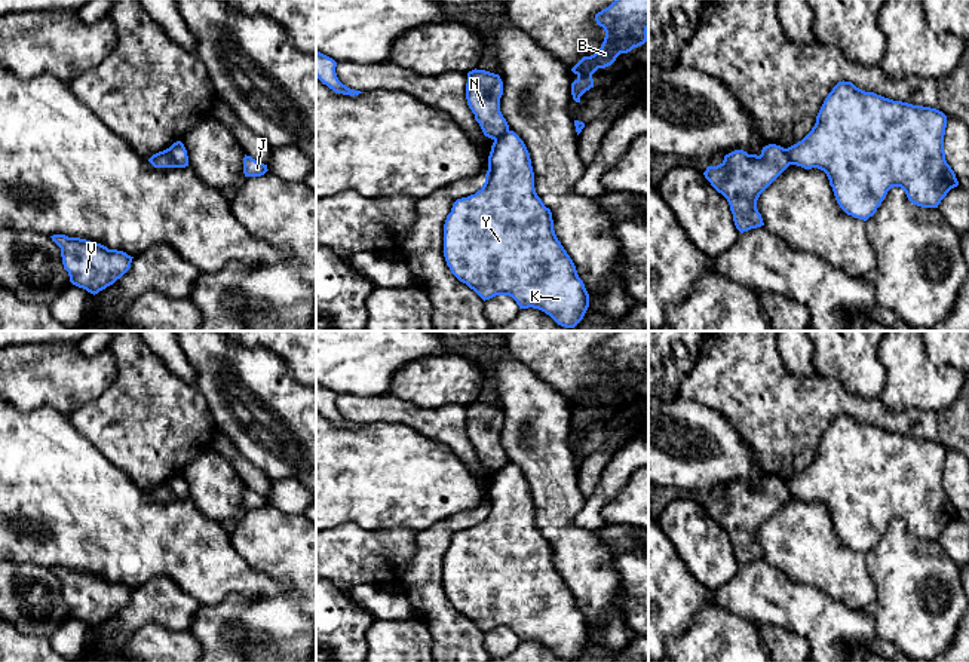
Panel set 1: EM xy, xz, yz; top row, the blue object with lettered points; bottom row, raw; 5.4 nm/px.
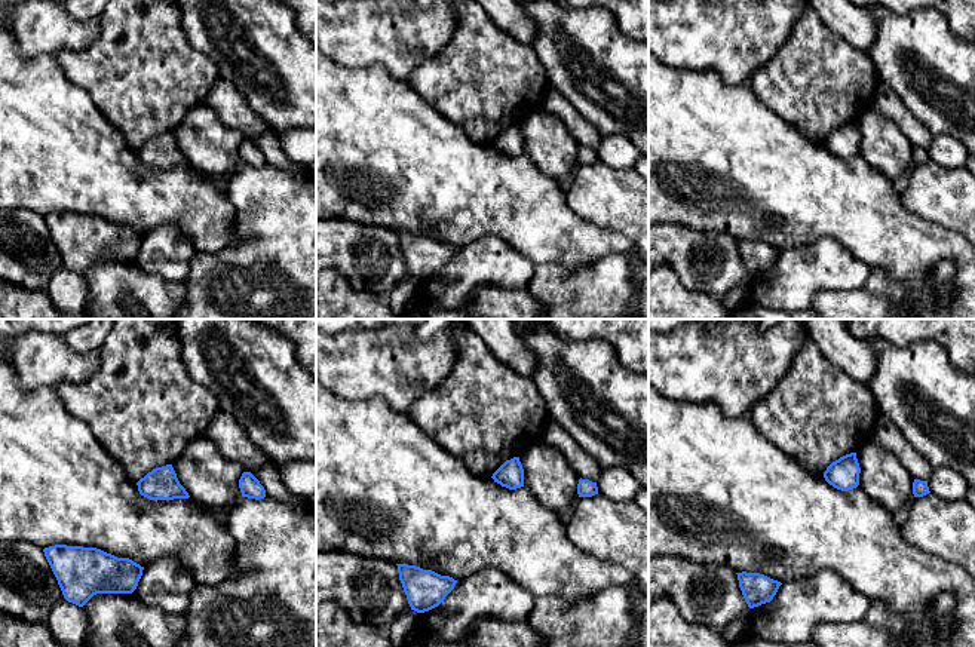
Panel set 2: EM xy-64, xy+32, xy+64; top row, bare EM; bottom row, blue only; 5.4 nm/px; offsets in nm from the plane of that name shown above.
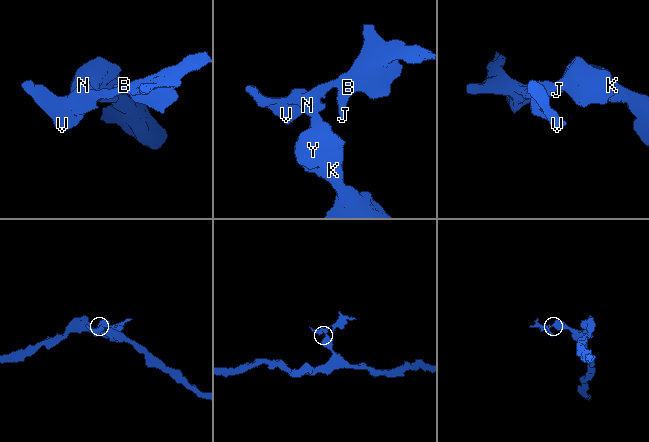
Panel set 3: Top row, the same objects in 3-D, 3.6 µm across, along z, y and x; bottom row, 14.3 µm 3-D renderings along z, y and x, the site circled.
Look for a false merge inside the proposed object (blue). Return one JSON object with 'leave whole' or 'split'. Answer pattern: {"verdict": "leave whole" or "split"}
{"verdict": "split"}

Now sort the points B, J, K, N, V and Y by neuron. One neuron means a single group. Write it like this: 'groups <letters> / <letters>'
groups B J N V / K Y

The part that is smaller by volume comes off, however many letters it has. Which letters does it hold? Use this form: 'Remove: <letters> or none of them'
Remove: B, J, N, V

